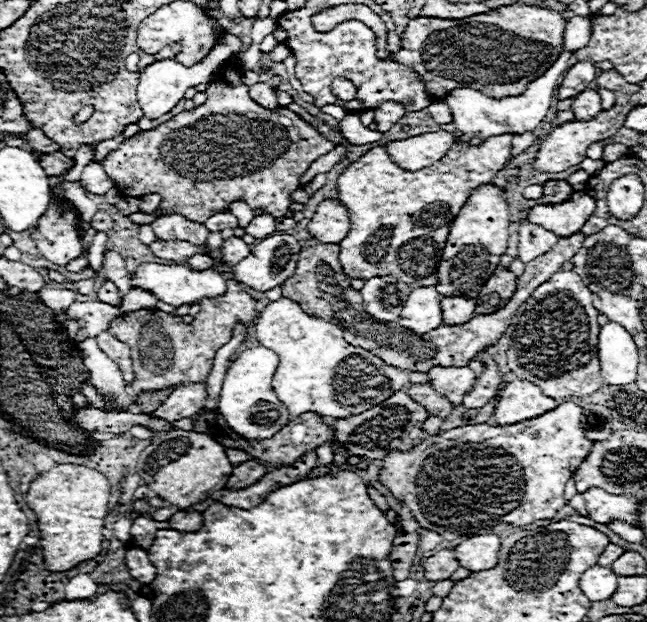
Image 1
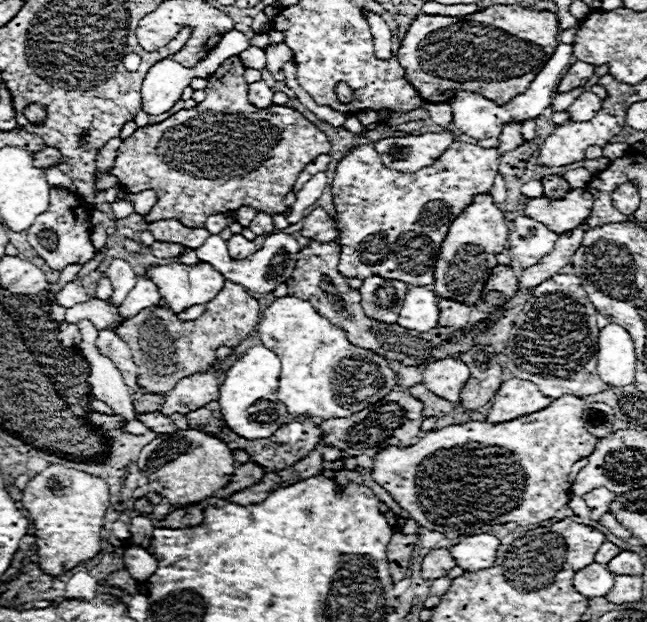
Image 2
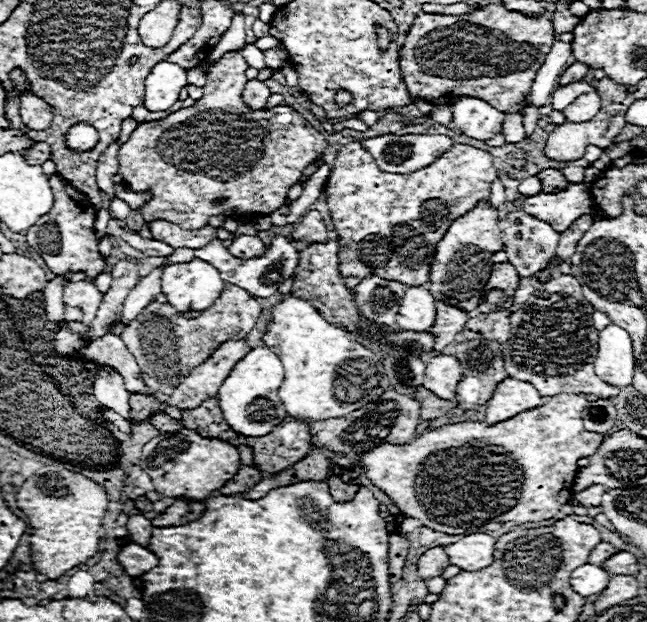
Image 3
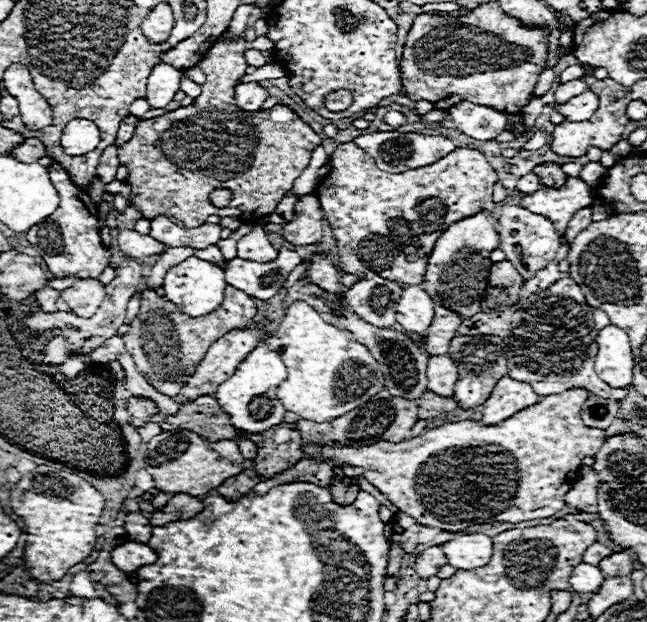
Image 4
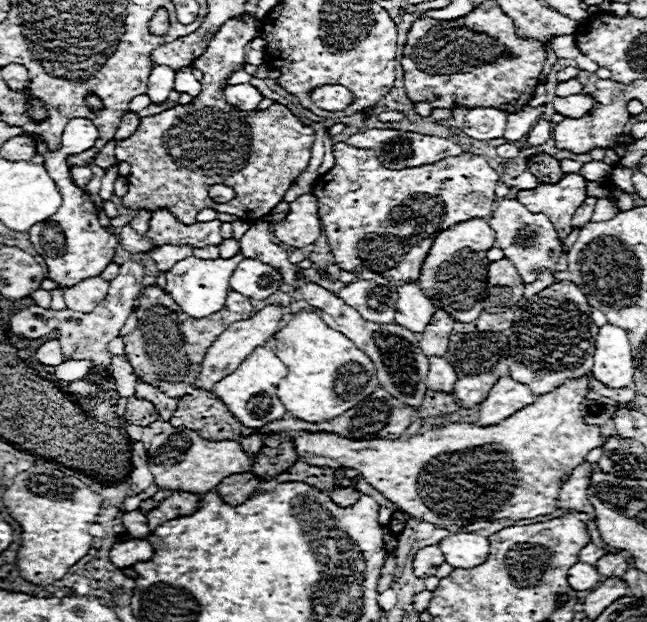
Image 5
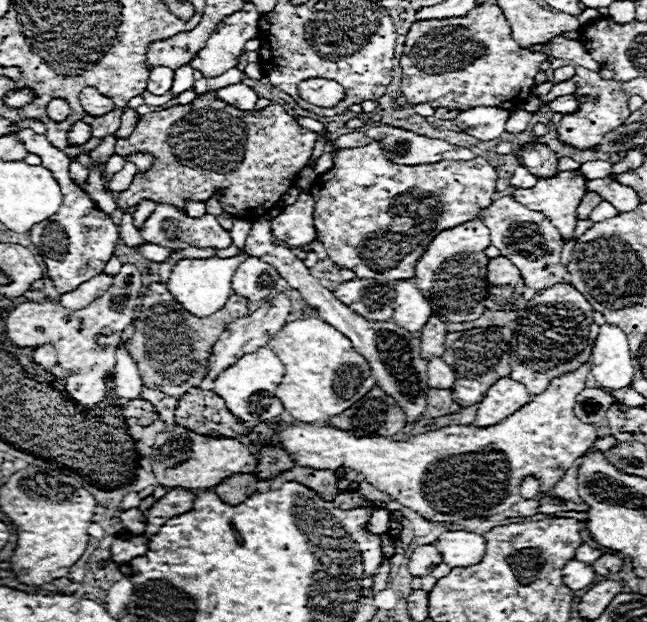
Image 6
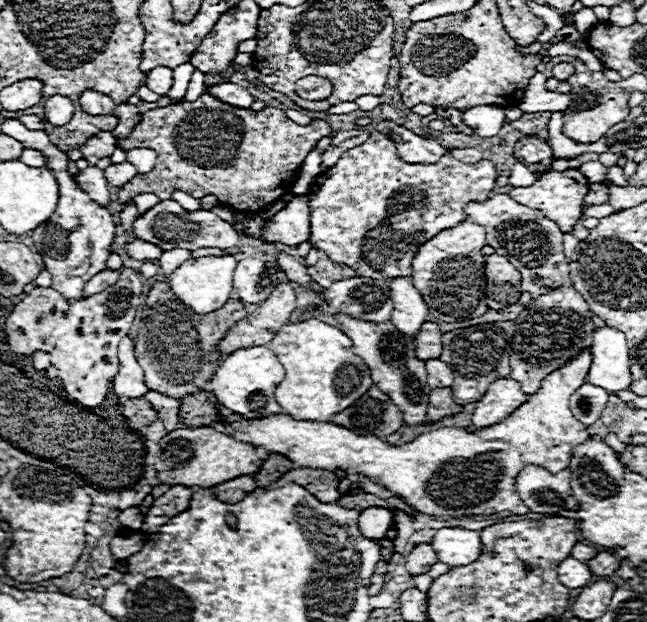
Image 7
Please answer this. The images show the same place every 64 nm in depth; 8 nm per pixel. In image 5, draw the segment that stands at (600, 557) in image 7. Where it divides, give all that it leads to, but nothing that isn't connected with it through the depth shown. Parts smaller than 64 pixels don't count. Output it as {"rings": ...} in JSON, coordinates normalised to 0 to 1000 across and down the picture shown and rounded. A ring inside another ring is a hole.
{"rings":[[[937,891],[921,904],[921,916],[937,929],[958,926],[968,920],[968,913],[971,913],[971,900],[961,894],[952,894],[952,891]]]}

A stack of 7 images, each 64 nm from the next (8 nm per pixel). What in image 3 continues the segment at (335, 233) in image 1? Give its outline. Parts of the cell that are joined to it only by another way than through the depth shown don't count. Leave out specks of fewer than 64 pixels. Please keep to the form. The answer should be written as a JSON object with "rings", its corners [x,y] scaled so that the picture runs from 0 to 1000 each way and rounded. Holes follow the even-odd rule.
{"rings":[[[479,338],[473,347],[464,350],[464,357],[454,360],[448,370],[448,383],[461,389],[504,389],[504,363],[498,354],[498,344],[491,338]]]}

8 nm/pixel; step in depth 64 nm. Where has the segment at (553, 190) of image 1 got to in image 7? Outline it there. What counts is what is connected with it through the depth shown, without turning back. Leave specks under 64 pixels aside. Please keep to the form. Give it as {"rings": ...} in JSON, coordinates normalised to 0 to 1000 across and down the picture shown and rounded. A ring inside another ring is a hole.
{"rings":[[[807,219],[798,228],[794,251],[804,260],[810,260],[819,270],[819,277],[844,273],[850,267],[850,260],[856,257],[847,228],[841,222],[835,222],[835,219]]]}

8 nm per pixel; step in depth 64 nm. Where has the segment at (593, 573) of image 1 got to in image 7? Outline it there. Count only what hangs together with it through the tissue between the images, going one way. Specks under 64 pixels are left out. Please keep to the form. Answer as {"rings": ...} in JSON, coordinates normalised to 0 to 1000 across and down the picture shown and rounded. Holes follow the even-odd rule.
{"rings":[[[875,897],[862,910],[862,932],[878,945],[903,945],[912,926],[915,926],[912,913],[890,897]]]}

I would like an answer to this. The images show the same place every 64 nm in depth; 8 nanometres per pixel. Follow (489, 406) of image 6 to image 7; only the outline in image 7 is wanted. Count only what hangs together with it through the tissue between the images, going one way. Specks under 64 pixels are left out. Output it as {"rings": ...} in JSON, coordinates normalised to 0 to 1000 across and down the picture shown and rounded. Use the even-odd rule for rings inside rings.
{"rings":[[[788,608],[764,611],[754,621],[751,633],[736,646],[736,659],[730,662],[730,688],[745,691],[754,685],[773,682],[813,643],[816,643],[816,633],[807,630],[801,614]]]}

